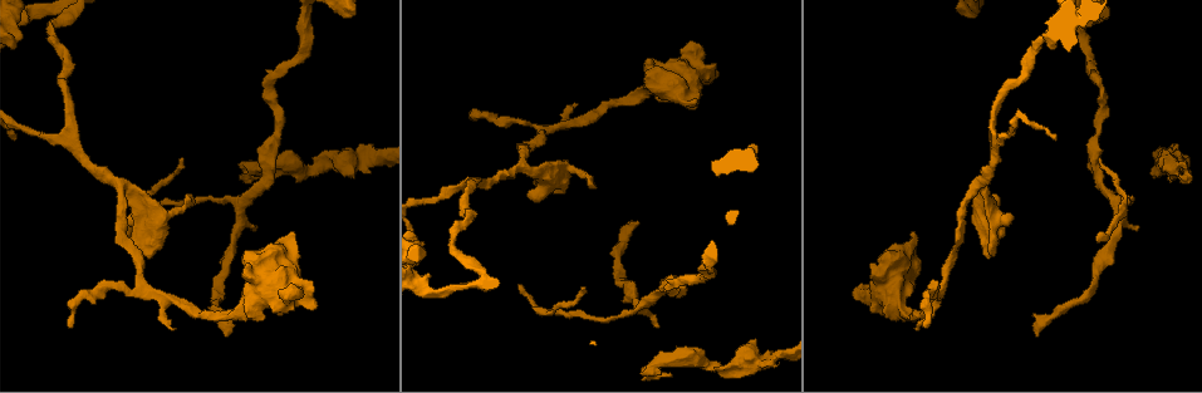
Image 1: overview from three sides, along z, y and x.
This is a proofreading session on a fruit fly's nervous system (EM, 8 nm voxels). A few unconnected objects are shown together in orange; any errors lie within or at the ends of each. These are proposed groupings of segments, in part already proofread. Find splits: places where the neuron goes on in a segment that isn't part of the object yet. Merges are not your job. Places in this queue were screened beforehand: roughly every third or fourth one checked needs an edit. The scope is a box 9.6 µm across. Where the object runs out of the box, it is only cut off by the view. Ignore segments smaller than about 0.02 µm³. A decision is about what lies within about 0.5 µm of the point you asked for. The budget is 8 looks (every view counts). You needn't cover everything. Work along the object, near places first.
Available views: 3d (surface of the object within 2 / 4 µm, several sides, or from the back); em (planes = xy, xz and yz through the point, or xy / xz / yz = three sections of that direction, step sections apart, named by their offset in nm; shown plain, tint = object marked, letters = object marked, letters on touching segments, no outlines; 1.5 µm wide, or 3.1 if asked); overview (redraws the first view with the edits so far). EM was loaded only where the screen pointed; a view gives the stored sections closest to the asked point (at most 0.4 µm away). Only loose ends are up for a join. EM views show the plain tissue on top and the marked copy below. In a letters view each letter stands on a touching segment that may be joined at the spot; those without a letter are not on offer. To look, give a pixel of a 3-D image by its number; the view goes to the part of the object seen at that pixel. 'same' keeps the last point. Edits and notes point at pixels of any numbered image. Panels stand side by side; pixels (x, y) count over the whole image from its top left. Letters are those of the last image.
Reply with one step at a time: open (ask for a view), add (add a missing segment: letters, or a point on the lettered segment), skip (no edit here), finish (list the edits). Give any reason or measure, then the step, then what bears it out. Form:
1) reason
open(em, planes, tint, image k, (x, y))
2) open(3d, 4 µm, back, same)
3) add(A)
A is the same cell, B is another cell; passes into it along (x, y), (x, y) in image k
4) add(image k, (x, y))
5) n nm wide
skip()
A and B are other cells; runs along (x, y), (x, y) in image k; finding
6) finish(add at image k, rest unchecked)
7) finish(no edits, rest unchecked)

branch stops here
open(em, planes, letters, image 1, (585, 289))

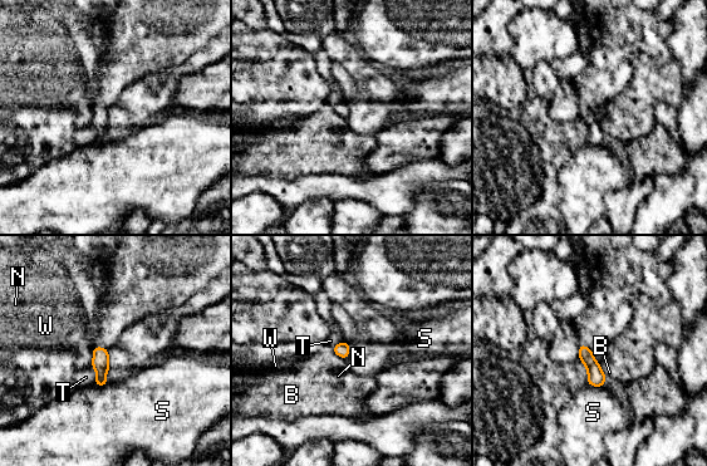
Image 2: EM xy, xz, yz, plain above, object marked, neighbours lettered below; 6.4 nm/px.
skip()
B, N, S, T and W are other cells; no lettered segment goes on from it

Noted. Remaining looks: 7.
open(3d, 2 µm, image 1, (1038, 334))

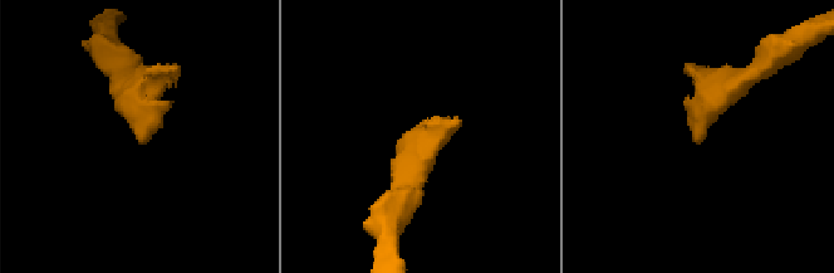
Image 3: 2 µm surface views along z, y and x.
need the tissue
open(em, xy, step 4, letters, image 3, (704, 137))

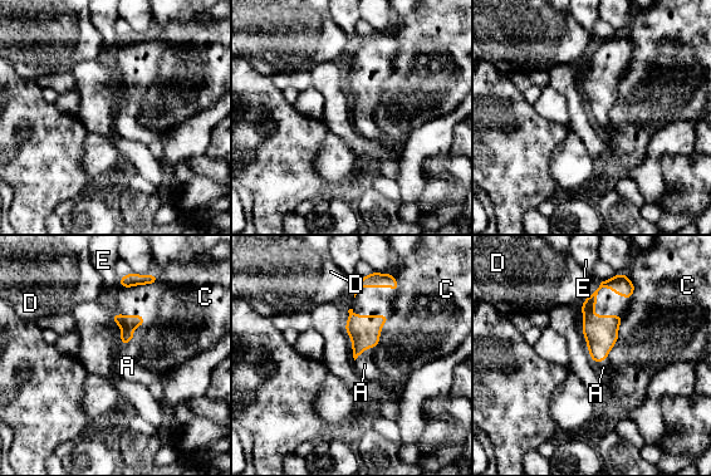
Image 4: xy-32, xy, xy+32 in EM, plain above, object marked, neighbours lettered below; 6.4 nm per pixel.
add(A)
A is the same cell, C, D and E are other cells; it goes on there

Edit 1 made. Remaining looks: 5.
an open end
open(em, planes, tint, image 1, (916, 329))

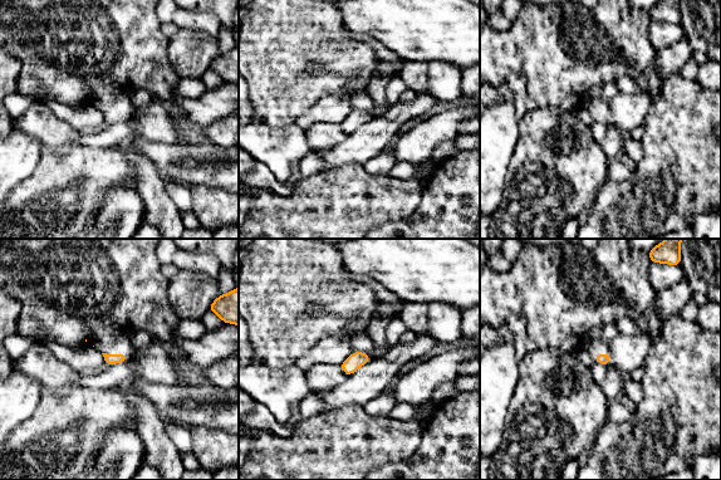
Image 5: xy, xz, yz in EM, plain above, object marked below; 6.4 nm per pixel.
what lies round it
open(em, planes, letters, same)

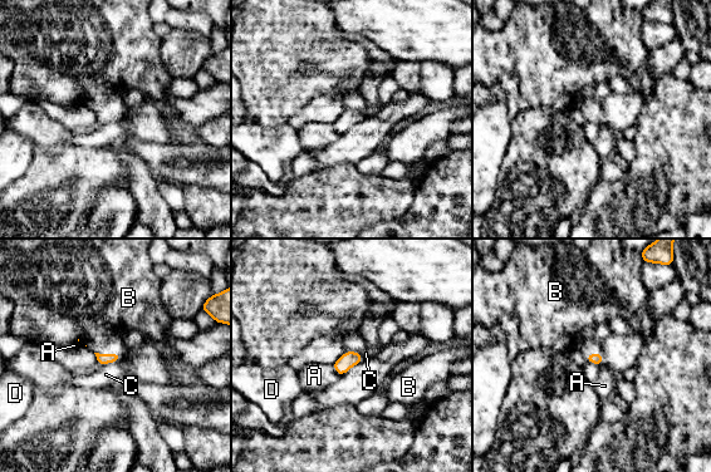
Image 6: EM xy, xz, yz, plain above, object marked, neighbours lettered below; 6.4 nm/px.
skip()
A, B, C and D are other cells; border along (121, 358), (102, 365) in image 6; no lettered segment goes on from it

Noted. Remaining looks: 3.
finish(add at image 4, rest unchecked)

